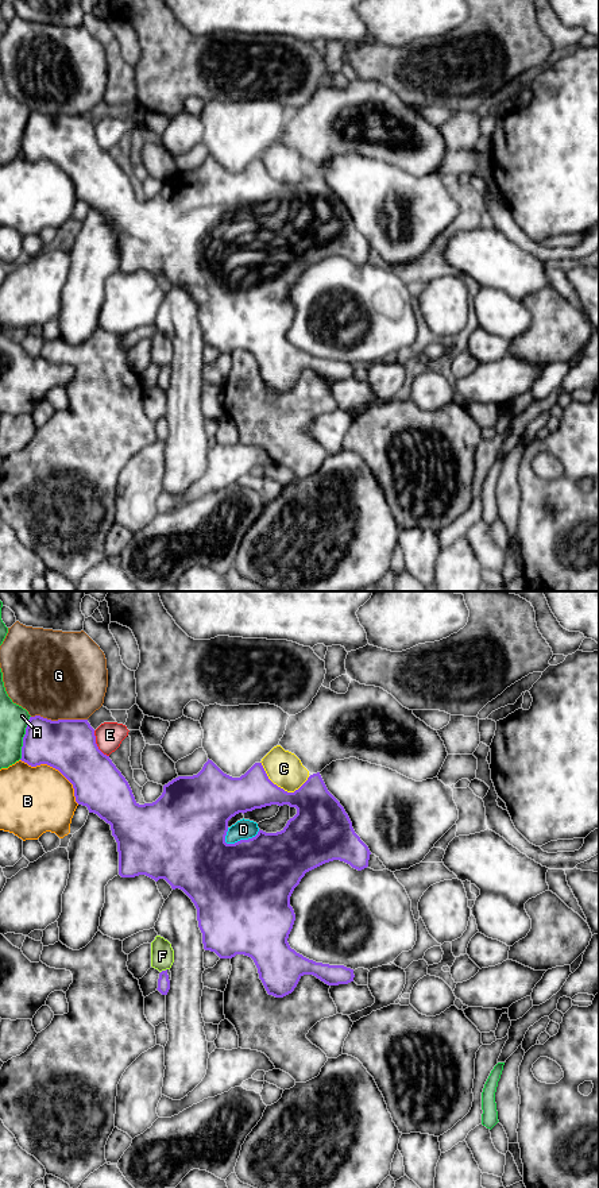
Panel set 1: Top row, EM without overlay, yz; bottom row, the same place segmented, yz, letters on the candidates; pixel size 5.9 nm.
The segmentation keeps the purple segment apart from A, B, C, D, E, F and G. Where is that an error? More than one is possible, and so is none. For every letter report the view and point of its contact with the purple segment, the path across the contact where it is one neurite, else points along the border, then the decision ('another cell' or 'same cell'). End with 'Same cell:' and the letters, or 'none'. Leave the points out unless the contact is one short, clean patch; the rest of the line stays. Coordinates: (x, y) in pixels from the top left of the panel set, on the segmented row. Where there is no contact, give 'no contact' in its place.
A: meets purple in yz at (23, 737); another cell
B: meets purple in yz at (55, 768); another cell
C: meets purple in yz at (279, 787); another cell
D: meets purple in yz at (242, 840); same cell
E: meets purple in yz at (96, 744); another cell
F: meets purple in yz at (163, 971); another cell
G: meets purple in yz at (60, 720); another cell
Same cell: D

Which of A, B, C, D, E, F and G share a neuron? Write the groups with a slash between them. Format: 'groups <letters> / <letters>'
groups A / B / C / D / E / F / G

